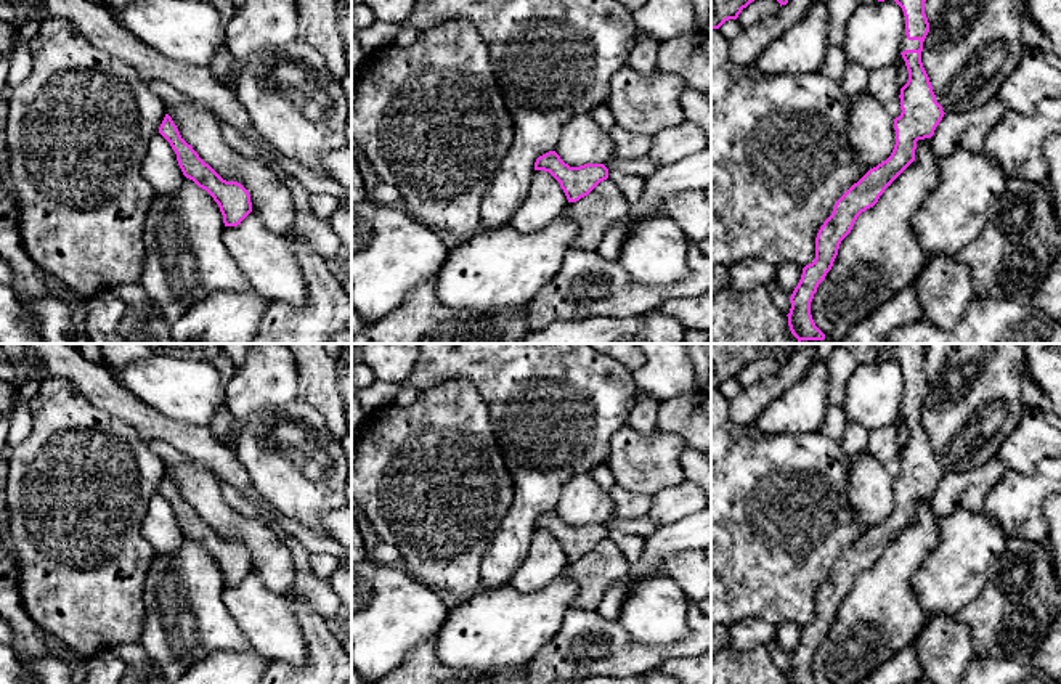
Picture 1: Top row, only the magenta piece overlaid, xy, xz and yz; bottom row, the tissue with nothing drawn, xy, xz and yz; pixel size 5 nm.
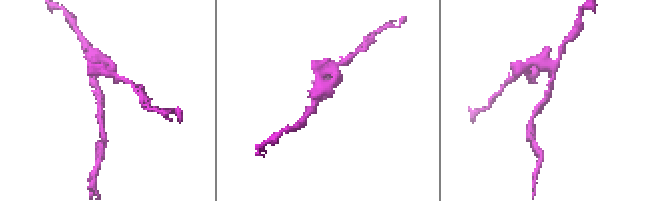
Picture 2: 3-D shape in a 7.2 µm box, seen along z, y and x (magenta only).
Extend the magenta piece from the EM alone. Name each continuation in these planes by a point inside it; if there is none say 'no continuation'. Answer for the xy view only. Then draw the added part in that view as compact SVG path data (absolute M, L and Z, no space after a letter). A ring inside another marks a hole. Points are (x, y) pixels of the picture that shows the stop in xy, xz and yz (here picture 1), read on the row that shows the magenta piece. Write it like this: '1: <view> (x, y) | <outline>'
no continuation

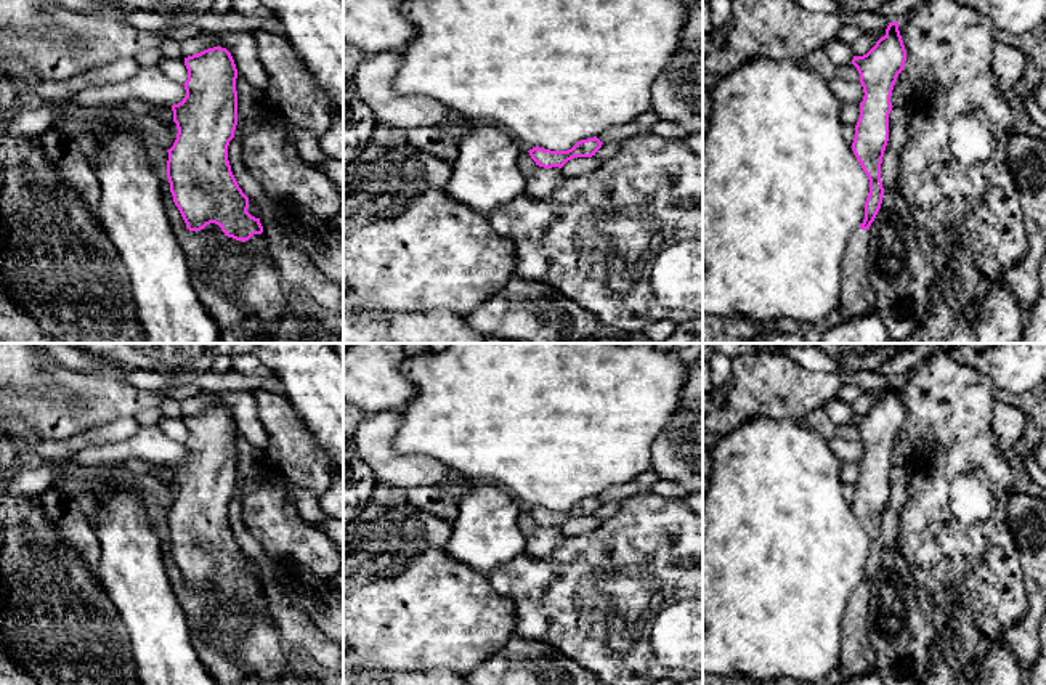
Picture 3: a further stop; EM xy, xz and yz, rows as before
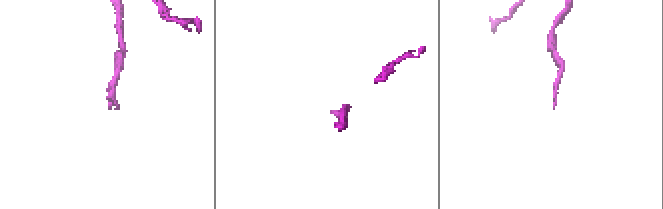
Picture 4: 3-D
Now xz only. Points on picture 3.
no continuation

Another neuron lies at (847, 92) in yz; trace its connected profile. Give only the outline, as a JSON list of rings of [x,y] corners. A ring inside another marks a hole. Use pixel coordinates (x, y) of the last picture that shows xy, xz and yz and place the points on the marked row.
[[[831,79],[829,90],[842,101],[842,103],[857,103],[863,101],[863,87],[860,82],[847,82],[842,79]]]

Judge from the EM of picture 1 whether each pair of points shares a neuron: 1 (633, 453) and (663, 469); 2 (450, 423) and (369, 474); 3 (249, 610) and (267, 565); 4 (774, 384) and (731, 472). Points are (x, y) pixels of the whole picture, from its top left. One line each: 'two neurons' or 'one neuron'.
1: one neuron
2: one neuron
3: two neurons
4: two neurons

